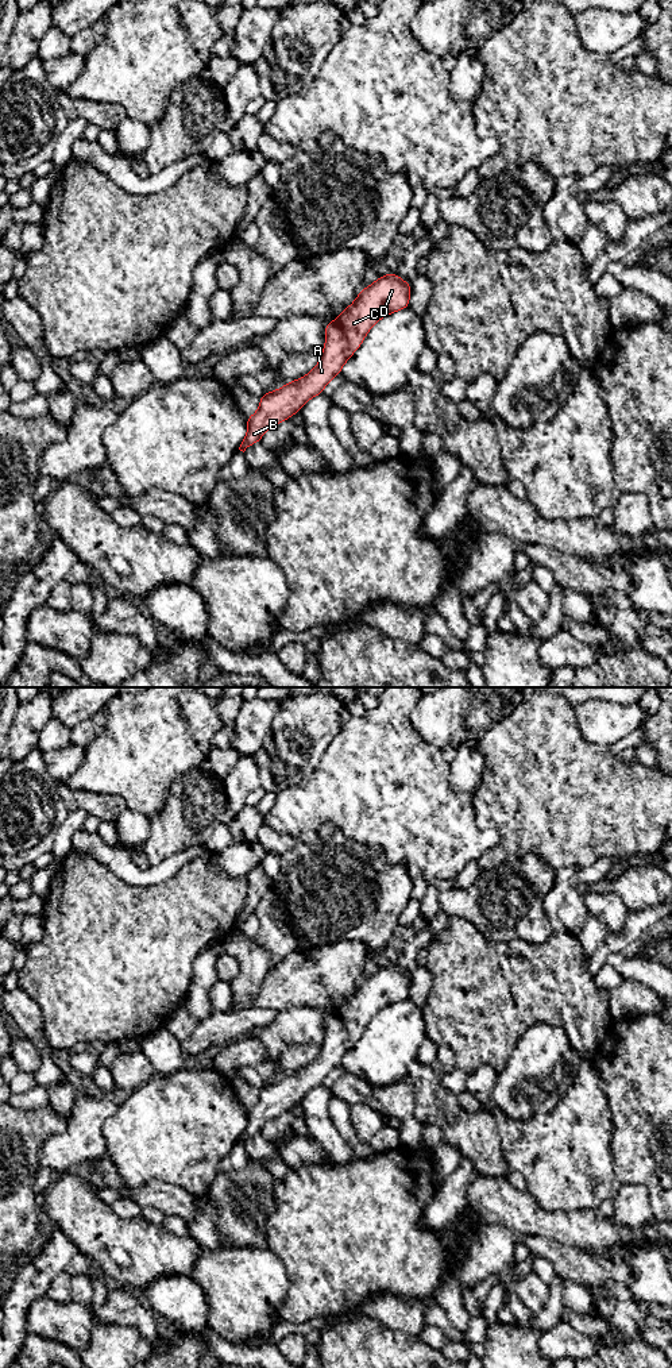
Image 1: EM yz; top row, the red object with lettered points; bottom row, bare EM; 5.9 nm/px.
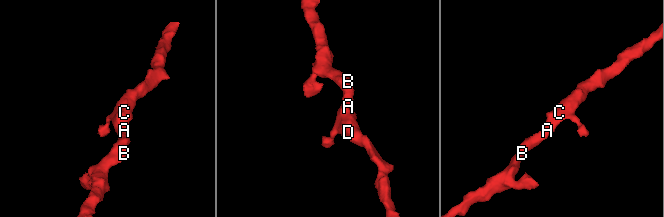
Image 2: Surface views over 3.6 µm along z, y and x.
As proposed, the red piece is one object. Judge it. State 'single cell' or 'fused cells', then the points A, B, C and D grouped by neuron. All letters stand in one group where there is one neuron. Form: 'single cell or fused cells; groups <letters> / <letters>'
single cell; groups A B C D

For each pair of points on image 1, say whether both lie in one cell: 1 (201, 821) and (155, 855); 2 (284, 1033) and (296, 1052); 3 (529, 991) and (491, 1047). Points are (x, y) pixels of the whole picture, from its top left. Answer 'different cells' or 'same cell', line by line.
1: same cell
2: different cells
3: same cell

